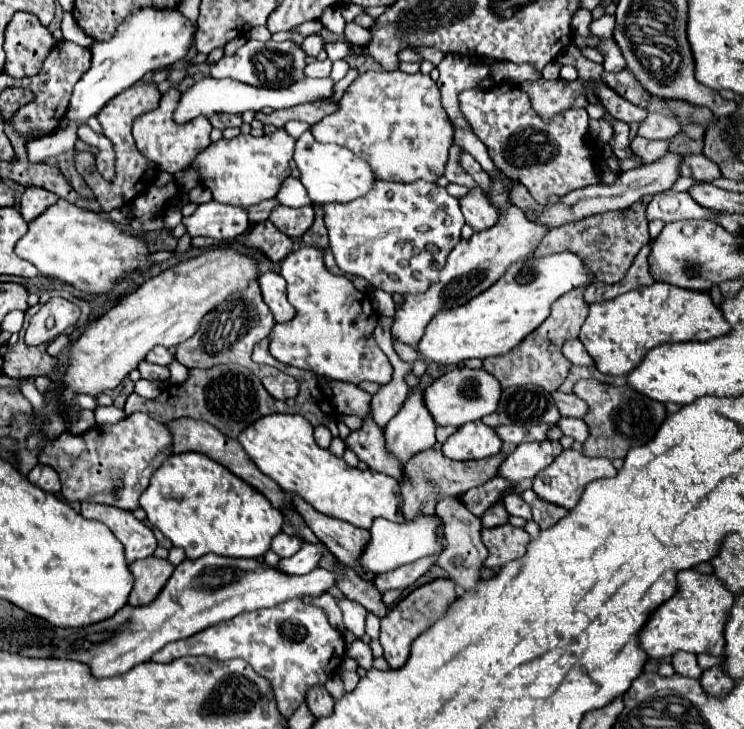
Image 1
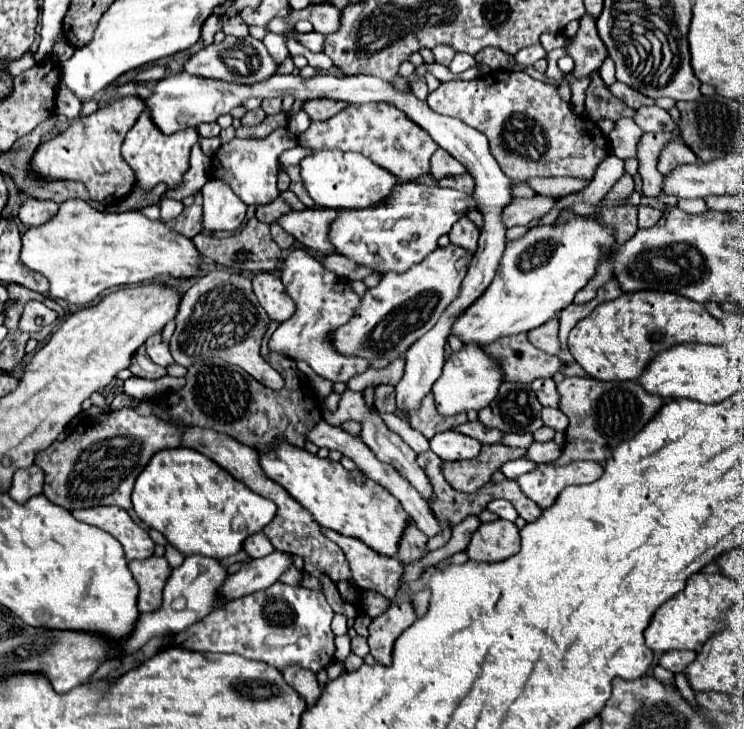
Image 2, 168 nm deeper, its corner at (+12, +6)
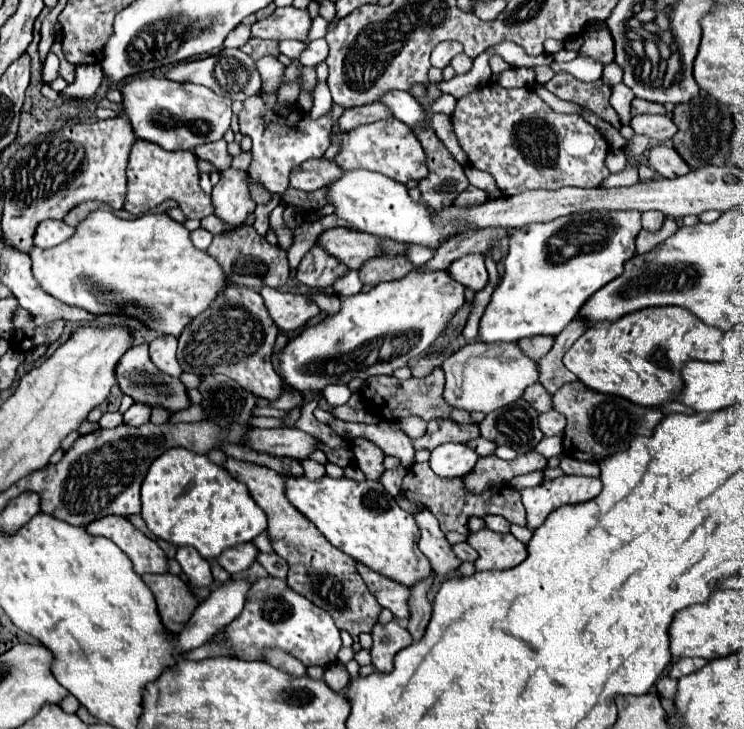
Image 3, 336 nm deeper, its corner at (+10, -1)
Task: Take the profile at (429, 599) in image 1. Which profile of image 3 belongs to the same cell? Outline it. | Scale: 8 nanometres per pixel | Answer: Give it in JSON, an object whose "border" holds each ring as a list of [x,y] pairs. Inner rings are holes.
{"border":[[[396,620],[388,624],[376,624],[372,630],[372,666],[378,672],[392,672],[394,656],[412,644],[412,636],[406,628],[402,628]]]}

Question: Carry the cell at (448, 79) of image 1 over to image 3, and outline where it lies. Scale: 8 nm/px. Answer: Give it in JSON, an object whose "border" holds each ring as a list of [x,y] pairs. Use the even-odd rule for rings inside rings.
{"border":[[[458,54],[458,56],[452,60],[452,68],[456,70],[456,74],[466,74],[466,72],[472,68],[472,58],[466,56],[466,54]]]}

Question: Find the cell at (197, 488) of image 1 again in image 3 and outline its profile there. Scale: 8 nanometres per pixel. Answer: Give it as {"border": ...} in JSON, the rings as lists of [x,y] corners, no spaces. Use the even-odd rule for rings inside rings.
{"border":[[[180,446],[162,452],[148,468],[142,482],[142,518],[146,520],[150,532],[154,532],[158,538],[176,546],[194,546],[210,562],[226,548],[252,542],[268,526],[266,514],[254,504],[254,500],[250,500],[248,488],[242,482],[234,480],[226,468],[214,464],[206,456]]]}

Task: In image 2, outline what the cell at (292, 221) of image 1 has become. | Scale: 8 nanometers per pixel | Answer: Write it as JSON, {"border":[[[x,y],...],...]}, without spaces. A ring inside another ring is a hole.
{"border":[[[314,207],[304,211],[288,211],[276,219],[276,223],[294,235],[304,247],[330,253],[332,245],[328,241],[328,225],[332,223],[332,217],[336,217],[334,209]]]}

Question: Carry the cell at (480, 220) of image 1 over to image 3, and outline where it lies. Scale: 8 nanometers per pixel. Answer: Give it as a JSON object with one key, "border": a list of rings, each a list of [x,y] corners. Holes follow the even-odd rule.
{"border":[[[482,254],[462,256],[448,268],[448,274],[452,280],[460,282],[462,286],[466,286],[468,290],[474,290],[474,292],[480,292],[488,284],[488,272],[484,268]]]}

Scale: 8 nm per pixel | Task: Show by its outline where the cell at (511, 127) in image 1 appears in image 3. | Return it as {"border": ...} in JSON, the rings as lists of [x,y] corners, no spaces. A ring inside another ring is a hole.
{"border":[[[494,82],[484,84],[456,102],[450,120],[470,164],[490,172],[504,196],[538,188],[596,188],[610,176],[604,164],[610,146],[600,132],[582,116],[554,112],[530,88],[508,90]]]}

